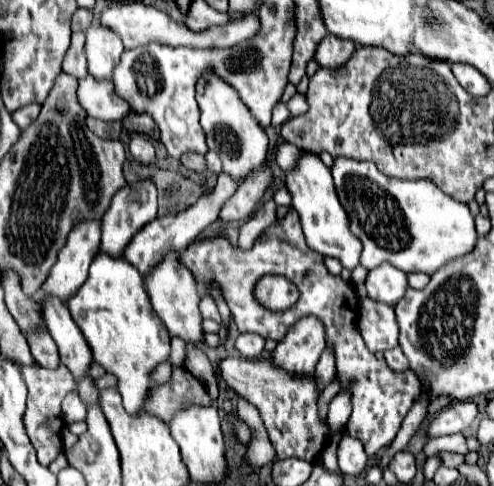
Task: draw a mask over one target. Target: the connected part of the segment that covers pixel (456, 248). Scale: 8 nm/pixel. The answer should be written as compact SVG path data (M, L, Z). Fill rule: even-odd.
M345 157L335 159L333 181L335 181L339 201L349 215L349 229L363 245L361 265L367 269L375 269L377 265L387 261L403 269L405 273L421 271L421 273L433 275L439 267L447 265L449 261L461 259L463 255L469 255L475 247L477 233L475 233L475 223L469 207L445 195L431 181L423 181L423 179L403 181L395 177L389 179L375 167L373 161L357 161L357 159L345 159Z

